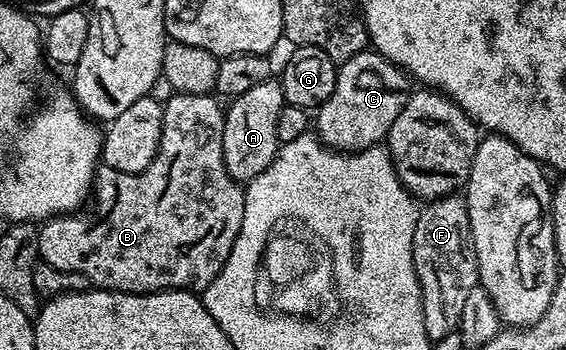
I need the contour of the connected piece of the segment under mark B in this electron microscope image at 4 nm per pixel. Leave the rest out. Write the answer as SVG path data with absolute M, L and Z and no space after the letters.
M175 93L169 94L170 98L165 98L162 107L162 138L160 139L160 147L156 151L156 155L152 159L152 163L148 163L148 167L144 171L139 173L121 173L116 171L112 167L108 167L104 164L99 164L97 173L94 174L94 188L85 204L85 206L73 213L63 213L61 217L52 217L41 222L38 231L38 255L39 258L45 264L52 267L60 267L60 271L72 271L73 273L79 273L80 275L88 275L91 286L99 289L111 289L113 293L158 293L161 289L185 289L187 291L201 291L207 289L211 283L216 279L216 275L220 275L220 271L224 267L224 263L228 259L228 255L232 251L232 243L236 243L236 235L240 231L240 223L244 223L244 199L246 198L245 188L239 182L235 181L231 177L228 167L224 163L224 147L222 146L222 122L220 118L223 116L223 106L220 104L217 96L201 93L200 95L192 95L191 93Z

